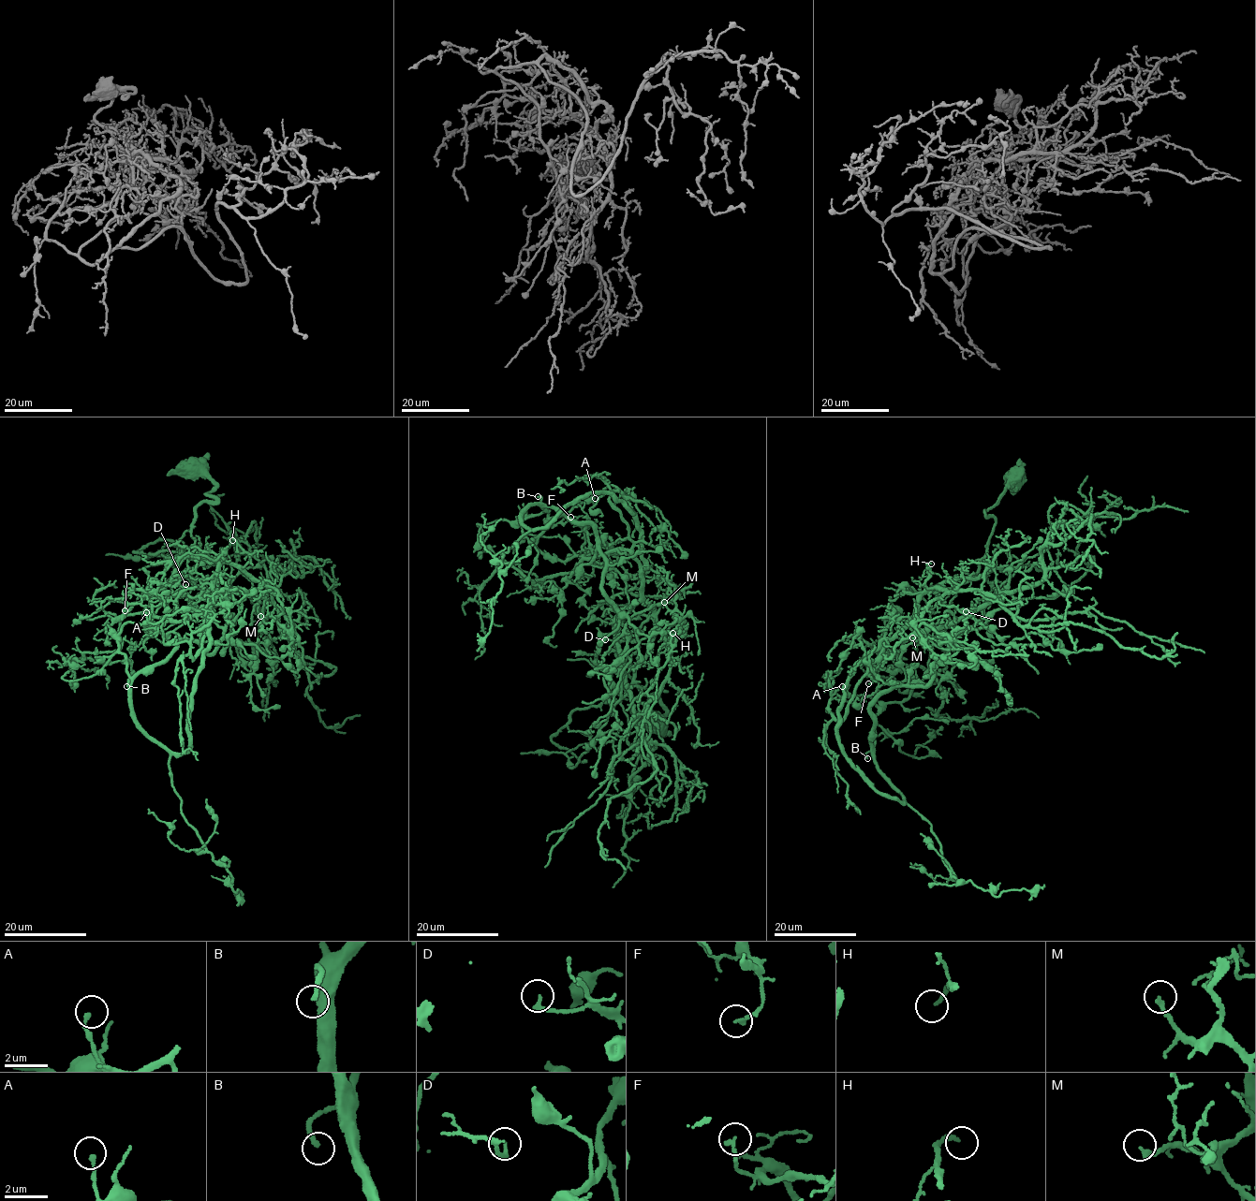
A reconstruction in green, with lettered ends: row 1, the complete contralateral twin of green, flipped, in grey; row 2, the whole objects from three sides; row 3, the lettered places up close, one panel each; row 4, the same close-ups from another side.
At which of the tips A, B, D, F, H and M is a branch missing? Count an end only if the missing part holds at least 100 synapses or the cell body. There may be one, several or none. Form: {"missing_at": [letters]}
{"missing_at": ["B"]}

